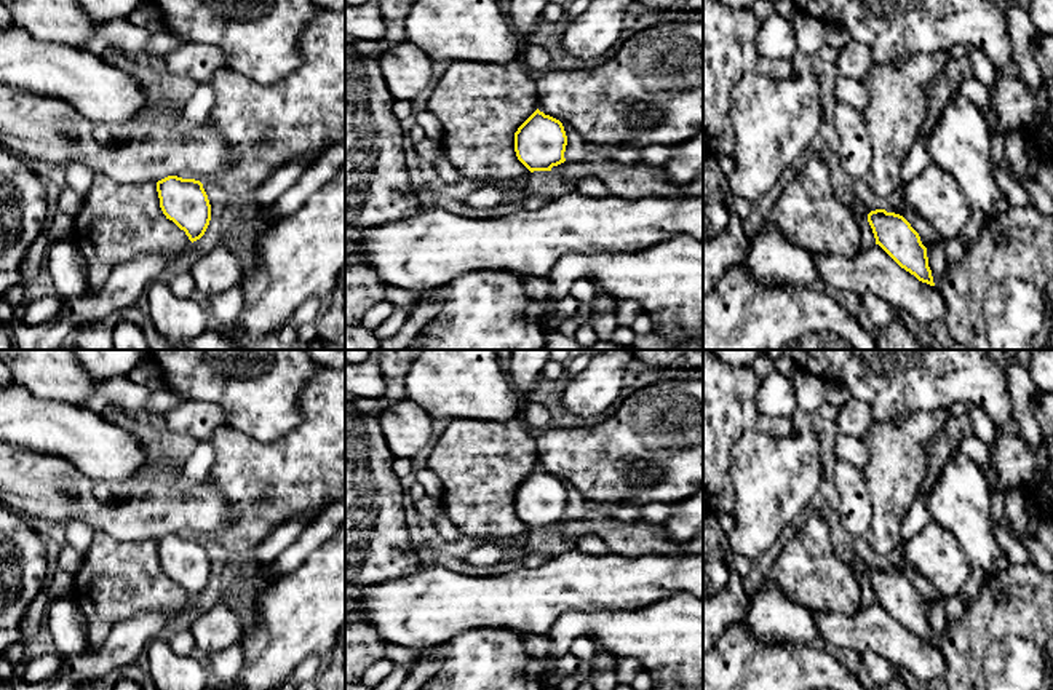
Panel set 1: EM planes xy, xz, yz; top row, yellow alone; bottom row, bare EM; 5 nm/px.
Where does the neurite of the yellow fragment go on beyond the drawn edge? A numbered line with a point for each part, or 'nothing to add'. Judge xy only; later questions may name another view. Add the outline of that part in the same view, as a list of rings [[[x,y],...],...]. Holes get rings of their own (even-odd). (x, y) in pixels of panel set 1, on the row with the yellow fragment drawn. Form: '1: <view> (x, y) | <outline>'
nothing to add

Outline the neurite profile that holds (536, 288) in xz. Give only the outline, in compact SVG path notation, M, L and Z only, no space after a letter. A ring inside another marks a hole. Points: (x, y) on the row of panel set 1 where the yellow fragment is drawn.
M526 278L524 292L532 300L550 300L551 297L551 283L548 278Z

